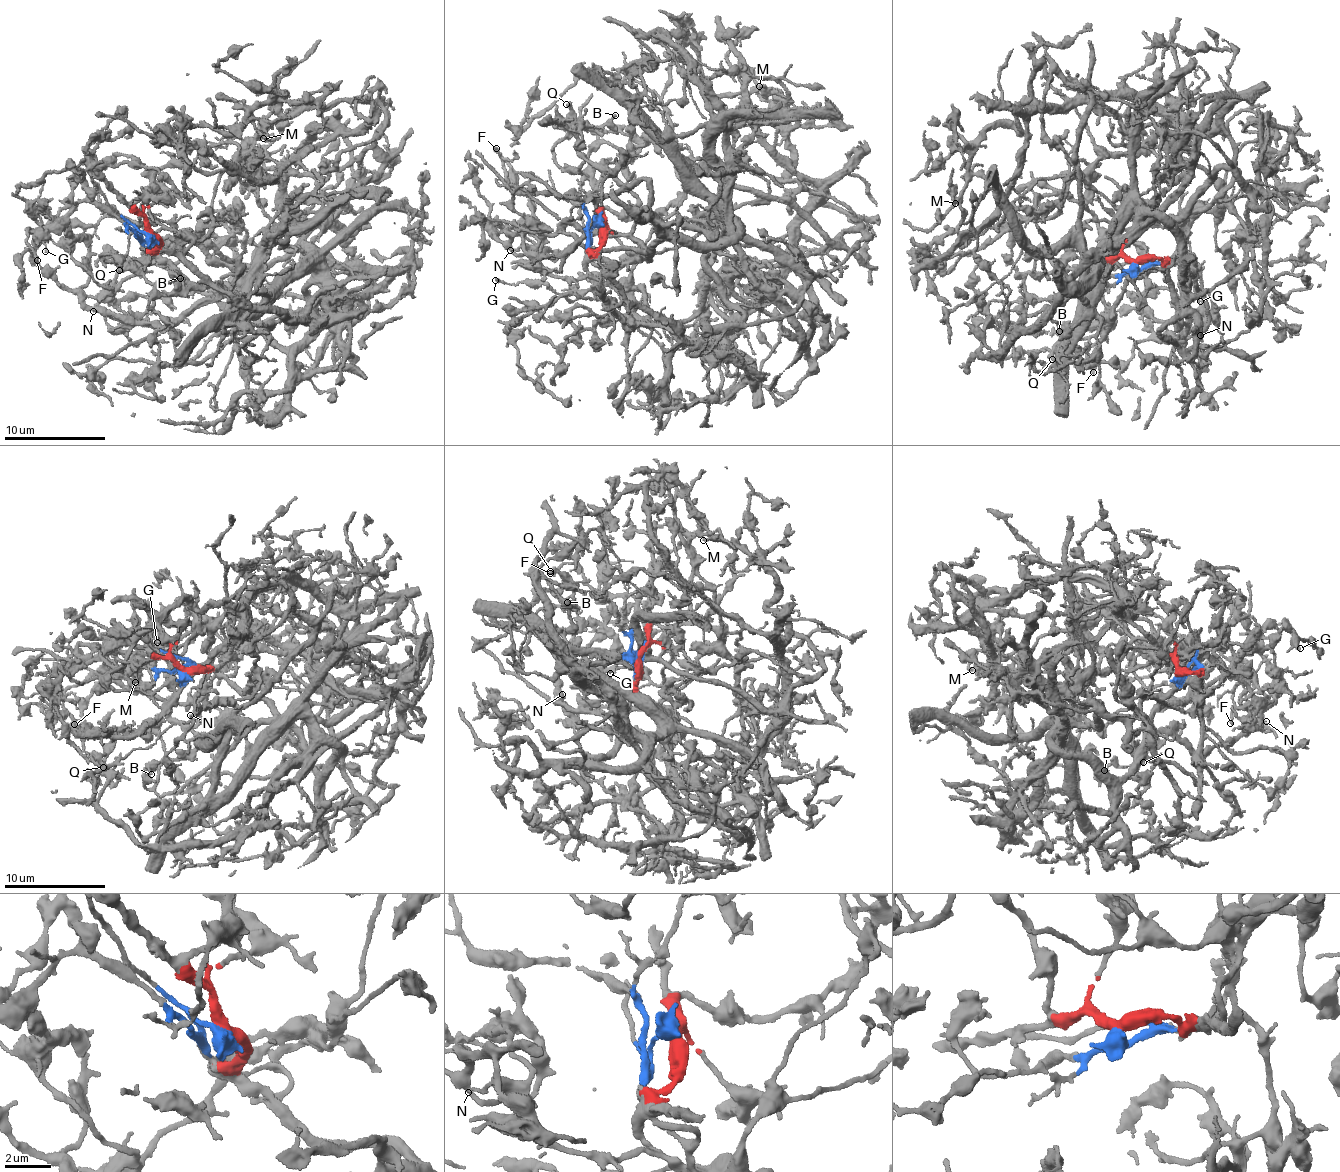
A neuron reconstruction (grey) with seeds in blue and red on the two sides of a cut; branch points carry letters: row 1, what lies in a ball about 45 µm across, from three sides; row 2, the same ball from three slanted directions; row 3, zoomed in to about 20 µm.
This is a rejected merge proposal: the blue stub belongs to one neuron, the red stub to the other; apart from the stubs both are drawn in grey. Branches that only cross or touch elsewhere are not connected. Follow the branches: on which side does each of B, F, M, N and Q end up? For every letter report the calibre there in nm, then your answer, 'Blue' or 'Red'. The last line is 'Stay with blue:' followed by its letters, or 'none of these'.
B: Thickness 150 nm. Red
F: Thickness 200 nm. Blue
M: Thickness 190 nm. Red
N: Thickness 90 nm. Red
Q: Thickness 240 nm. Red
Stay with blue: F

